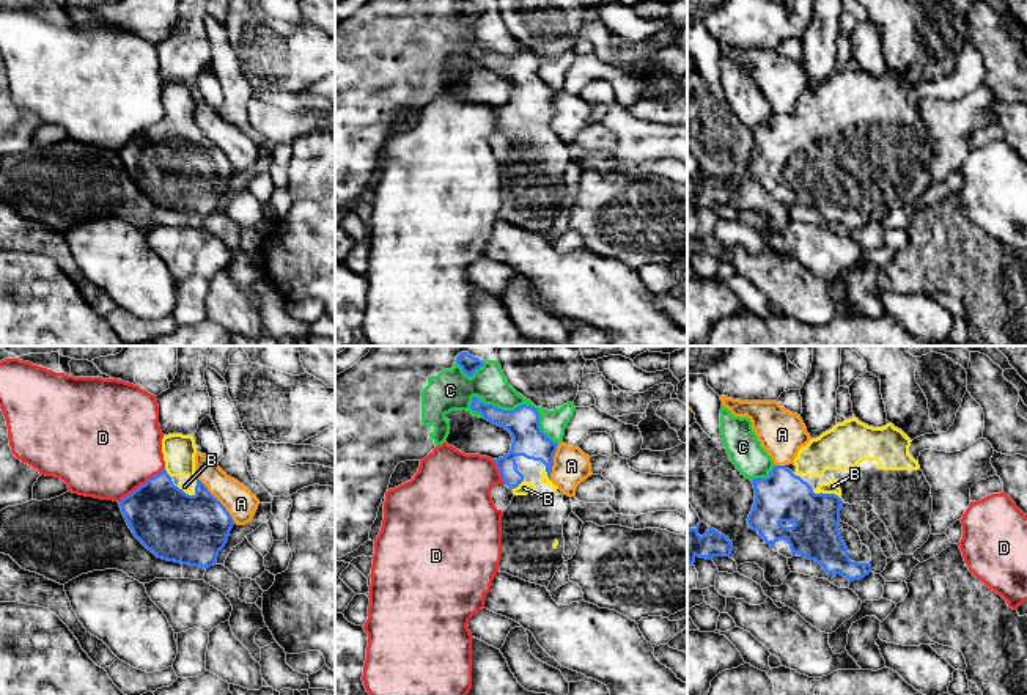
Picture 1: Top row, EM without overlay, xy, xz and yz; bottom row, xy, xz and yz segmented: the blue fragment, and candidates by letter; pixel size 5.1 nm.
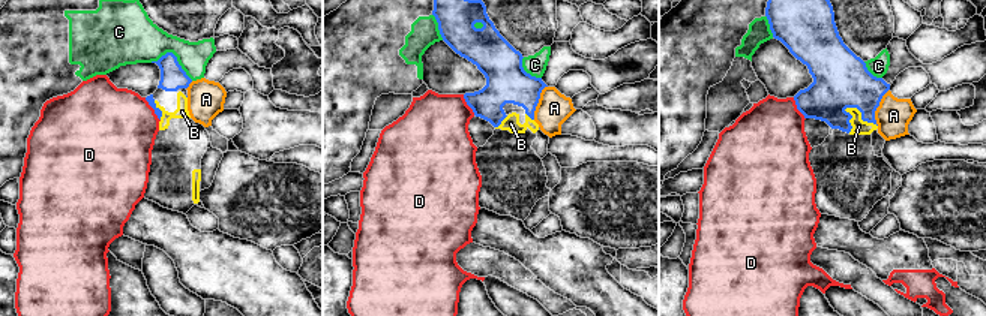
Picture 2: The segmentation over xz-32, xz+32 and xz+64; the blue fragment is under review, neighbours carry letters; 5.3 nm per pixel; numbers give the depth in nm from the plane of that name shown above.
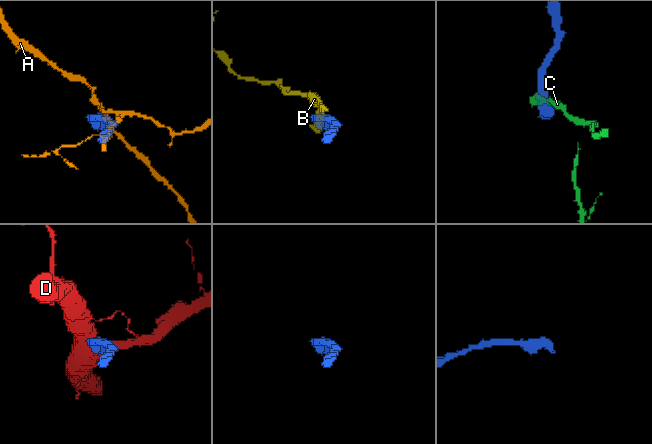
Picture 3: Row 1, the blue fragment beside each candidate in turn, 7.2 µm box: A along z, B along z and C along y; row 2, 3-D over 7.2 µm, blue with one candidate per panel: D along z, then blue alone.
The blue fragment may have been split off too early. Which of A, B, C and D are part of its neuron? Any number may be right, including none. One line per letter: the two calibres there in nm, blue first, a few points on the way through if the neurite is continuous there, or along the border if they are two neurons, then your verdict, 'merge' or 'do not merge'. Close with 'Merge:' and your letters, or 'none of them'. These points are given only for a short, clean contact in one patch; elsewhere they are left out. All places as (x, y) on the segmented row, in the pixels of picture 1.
A: 360 nm thick on the blue side, 160 nm on the other; do not merge
B: 260 nm thick on the blue side, 70 nm on the other; runs through yz (782, 497), (826, 494), (832, 486); merge
C: 170 nm thick on the blue side, 180 nm on the other; do not merge
D: 340 nm thick on the blue side, 500 nm on the other; border along xy (164, 467), (118, 502); do not merge
Merge: B

